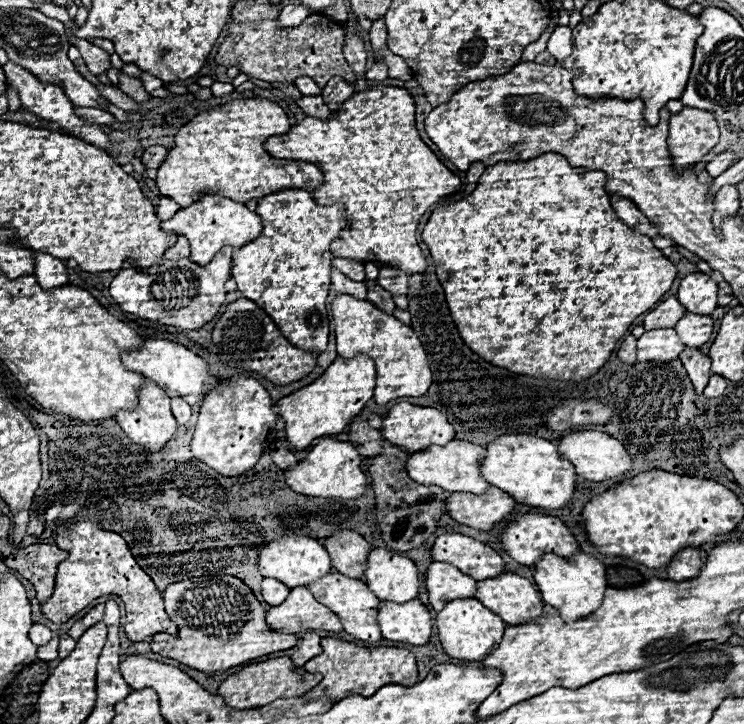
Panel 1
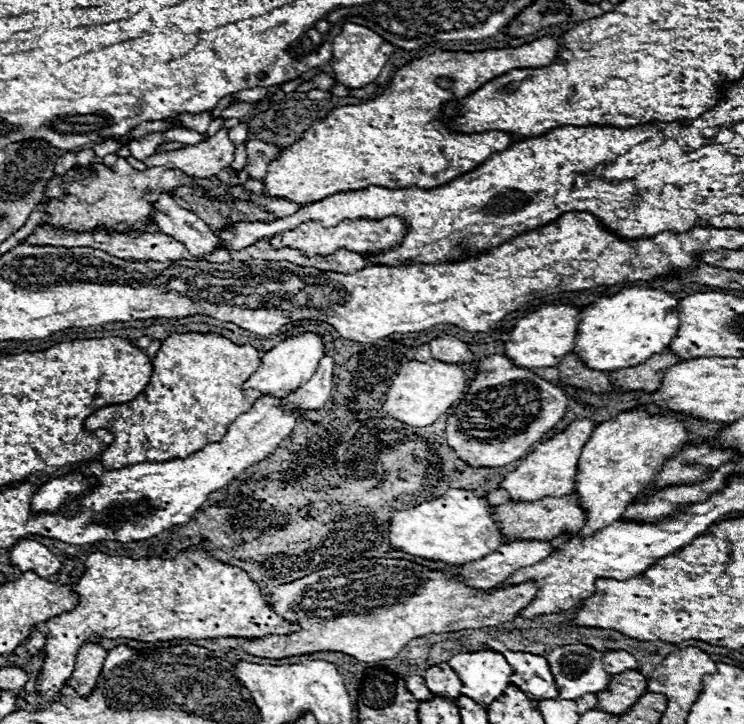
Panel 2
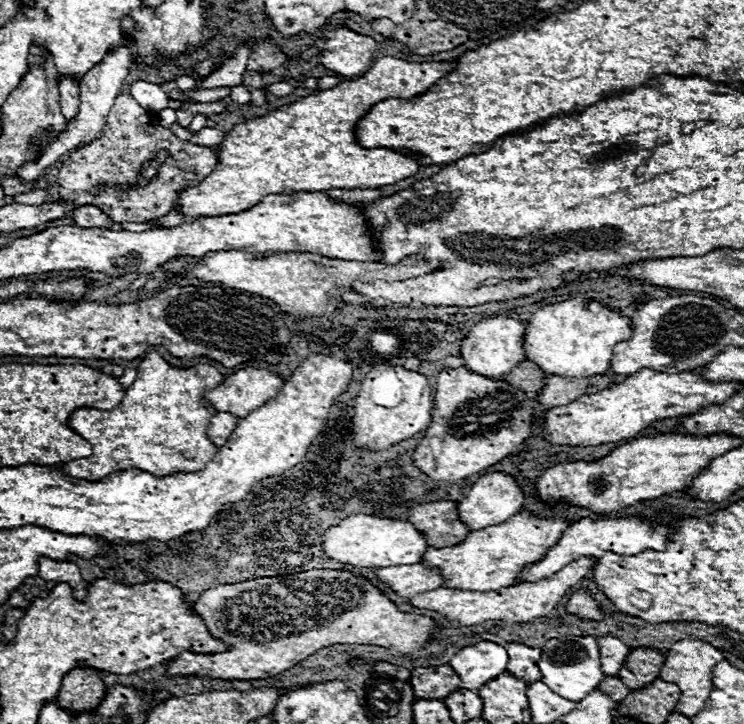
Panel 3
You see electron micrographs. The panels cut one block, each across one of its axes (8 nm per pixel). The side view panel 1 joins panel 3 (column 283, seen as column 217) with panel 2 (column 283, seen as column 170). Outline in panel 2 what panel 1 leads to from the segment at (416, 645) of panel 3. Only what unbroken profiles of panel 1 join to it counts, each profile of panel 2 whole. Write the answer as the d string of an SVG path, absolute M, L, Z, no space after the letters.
M380 558L380 560L354 560L354 562L348 562L344 566L330 566L330 568L324 568L324 570L318 570L318 572L312 572L304 578L298 578L294 582L288 582L288 584L280 584L276 586L270 594L268 594L268 604L270 608L282 616L284 620L288 622L296 622L300 624L300 630L298 632L292 632L288 636L270 636L270 638L262 638L262 640L250 640L250 642L244 642L242 644L242 650L252 654L252 656L260 656L260 658L272 658L272 660L280 660L280 658L290 658L290 656L302 656L302 654L314 654L314 652L344 652L344 654L350 654L362 662L380 662L380 660L392 660L396 658L402 648L414 640L414 638L420 638L420 636L426 636L426 634L440 634L440 632L456 632L456 630L476 630L476 628L488 628L488 626L498 626L502 622L512 622L518 612L528 606L528 602L532 602L536 594L536 586L532 582L528 584L518 584L518 586L512 586L512 588L506 588L506 590L496 590L494 594L484 594L480 596L480 592L476 588L468 588L466 584L462 584L460 580L456 580L456 576L446 576L446 572L438 572L438 570L428 570L420 564L414 564L414 562L408 562L408 560L386 560L386 558Z

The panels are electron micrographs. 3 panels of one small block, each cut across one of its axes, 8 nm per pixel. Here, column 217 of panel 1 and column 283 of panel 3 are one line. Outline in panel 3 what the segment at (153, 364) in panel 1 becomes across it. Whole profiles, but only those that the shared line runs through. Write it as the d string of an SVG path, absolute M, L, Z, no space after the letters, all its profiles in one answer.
M242 368L228 376L220 386L206 392L206 400L218 412L230 412L244 418L268 400L276 398L284 382L284 378L268 370Z

